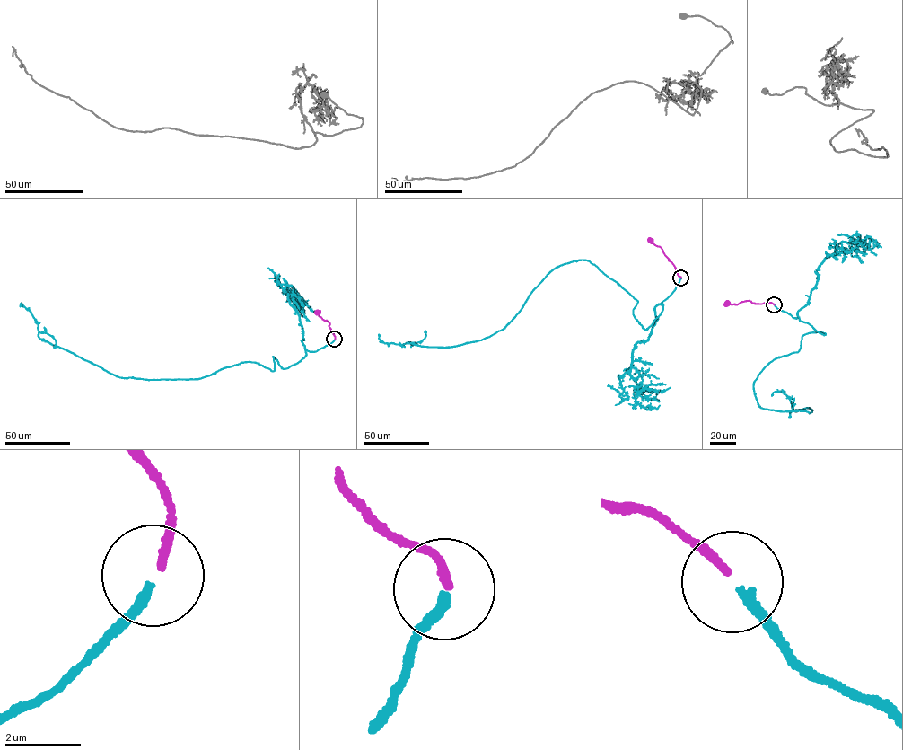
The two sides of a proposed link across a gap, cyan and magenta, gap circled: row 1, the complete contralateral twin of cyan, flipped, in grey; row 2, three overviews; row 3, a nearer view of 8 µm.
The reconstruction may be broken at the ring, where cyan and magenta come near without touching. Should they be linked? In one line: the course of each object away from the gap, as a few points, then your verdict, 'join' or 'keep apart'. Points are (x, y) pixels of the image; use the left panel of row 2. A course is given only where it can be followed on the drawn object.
cyan runs (334, 339), (288, 367), (273, 356), (274, 371), (249, 361), (198, 378), (125, 378), (40, 339), (20, 306); magenta runs (335, 339), (329, 323), (317, 313); join

